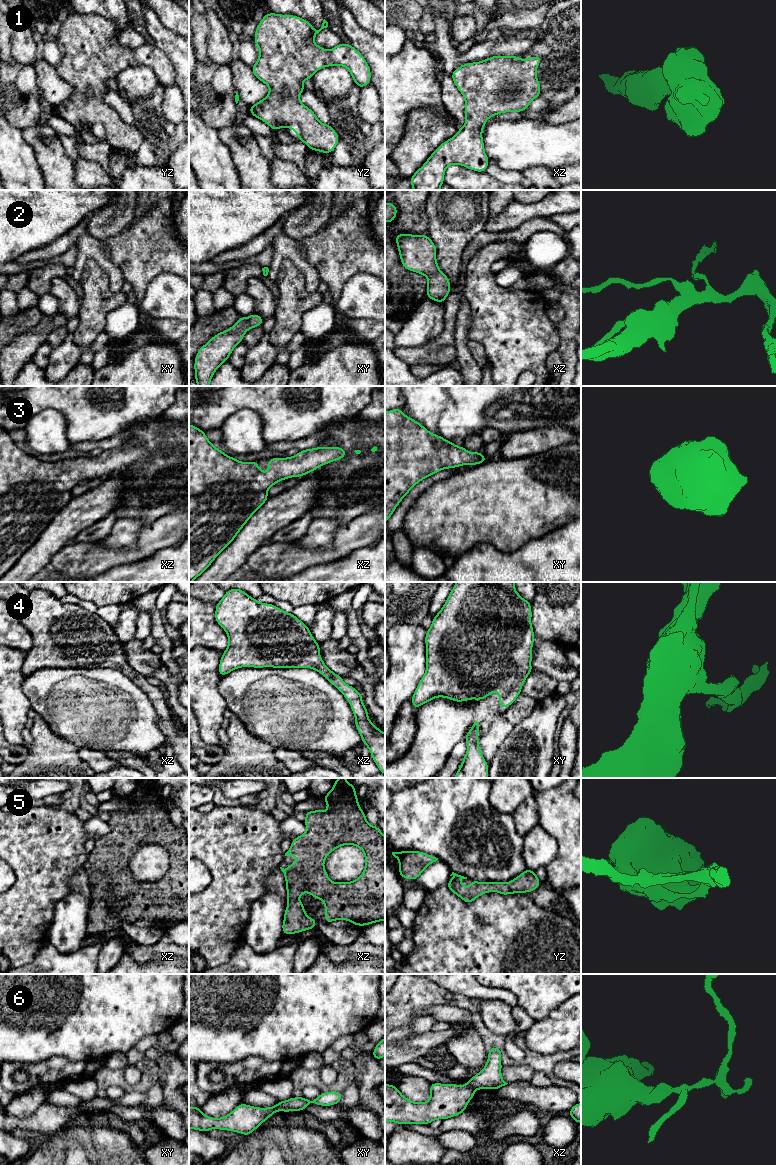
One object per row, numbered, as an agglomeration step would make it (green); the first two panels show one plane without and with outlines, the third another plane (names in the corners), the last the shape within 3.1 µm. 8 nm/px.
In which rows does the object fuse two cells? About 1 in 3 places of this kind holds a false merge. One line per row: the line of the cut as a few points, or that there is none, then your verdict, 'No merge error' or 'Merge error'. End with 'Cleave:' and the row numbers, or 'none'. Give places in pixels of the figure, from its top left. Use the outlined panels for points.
1: No split. No merge error
2: No split. No merge error
3: No split. No merge error
4: No split. No merge error
5: No split. No merge error
6: Split along xz (467, 1084), (474, 1089). Merge error
Cleave: 6

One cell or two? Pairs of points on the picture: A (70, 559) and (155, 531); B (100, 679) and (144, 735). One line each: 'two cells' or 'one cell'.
A: one cell
B: one cell

